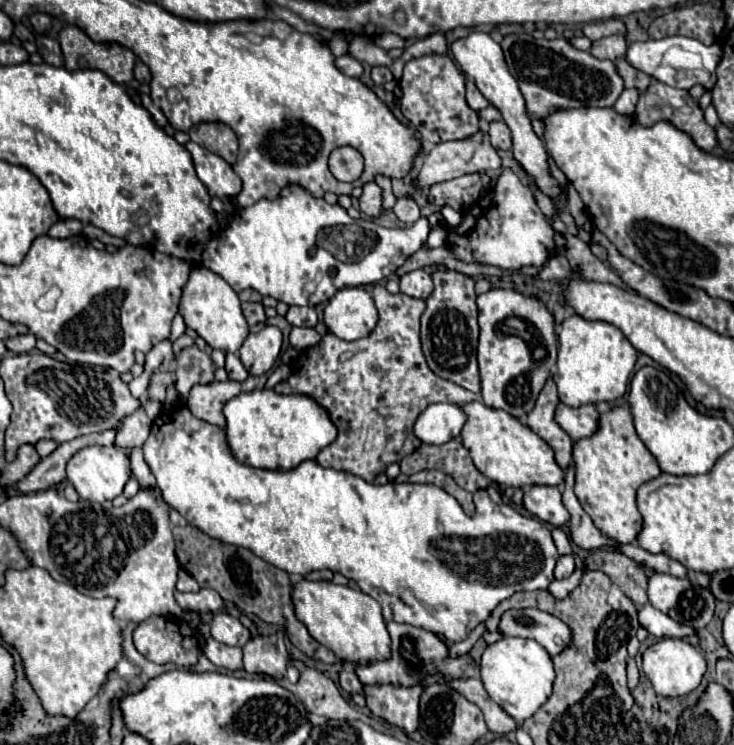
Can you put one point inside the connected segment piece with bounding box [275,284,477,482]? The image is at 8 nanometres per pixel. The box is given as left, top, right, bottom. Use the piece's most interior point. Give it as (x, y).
(373, 389)

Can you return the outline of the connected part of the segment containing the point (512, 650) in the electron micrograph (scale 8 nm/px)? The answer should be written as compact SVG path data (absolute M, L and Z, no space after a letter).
M507 636L485 648L479 664L479 674L489 696L509 716L513 716L517 724L521 724L525 718L529 718L529 714L533 714L533 710L539 710L539 706L545 704L555 678L551 656L543 646L539 646L533 640L507 638Z

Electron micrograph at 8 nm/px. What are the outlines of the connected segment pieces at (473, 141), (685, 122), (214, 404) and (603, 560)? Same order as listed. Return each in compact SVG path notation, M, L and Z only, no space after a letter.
M477 132L473 138L469 138L469 142L443 142L443 144L433 146L429 150L429 154L425 156L425 164L419 172L419 176L415 178L415 184L419 188L429 188L437 182L459 178L461 174L471 174L477 170L487 172L487 170L499 170L499 168L501 168L501 158L499 158L497 150L491 146L489 134Z
M653 82L647 92L639 94L639 104L637 104L637 110L635 110L635 120L641 124L641 126L653 126L655 122L669 122L673 124L675 128L687 132L695 146L701 148L703 152L709 152L711 148L717 146L717 138L715 138L715 130L711 126L705 124L703 120L703 110L697 106L697 102L689 96L687 90L679 90L679 88L673 88L673 86L667 86L667 84L661 84L661 82Z
M235 380L211 382L211 384L195 384L187 394L185 406L191 410L193 416L223 428L225 418L223 418L221 406L229 398L237 396L239 392L241 392L241 384L235 382Z
M601 548L587 556L585 568L605 572L611 578L611 582L617 584L623 590L623 594L629 596L635 604L647 602L647 572L631 558Z

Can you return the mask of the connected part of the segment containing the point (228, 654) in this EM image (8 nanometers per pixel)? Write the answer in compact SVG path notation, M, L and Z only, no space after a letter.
M209 638L205 642L203 654L215 666L221 666L221 668L227 668L227 670L239 670L243 666L243 650L239 646L227 646L227 644L221 644L213 638Z

